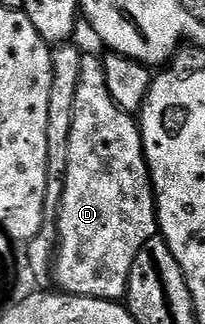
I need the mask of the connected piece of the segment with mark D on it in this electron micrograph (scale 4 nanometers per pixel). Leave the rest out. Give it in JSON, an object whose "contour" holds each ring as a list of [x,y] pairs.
{"contour":[[[89,53],[83,55],[81,61],[81,77],[77,81],[77,101],[73,101],[73,129],[69,129],[69,157],[67,158],[67,171],[63,174],[63,196],[61,201],[57,205],[57,211],[59,211],[59,243],[57,239],[57,250],[53,255],[53,276],[55,275],[54,286],[58,288],[60,292],[68,295],[84,295],[85,297],[93,297],[94,299],[109,299],[112,301],[119,301],[127,294],[127,286],[129,285],[129,273],[133,269],[133,261],[137,261],[137,253],[141,253],[141,245],[145,245],[145,241],[156,238],[159,229],[159,213],[155,210],[155,191],[151,188],[151,174],[147,172],[147,162],[143,156],[143,138],[139,136],[139,124],[128,112],[122,111],[117,105],[117,101],[113,101],[113,93],[109,93],[109,85],[105,85],[105,73],[103,69],[103,60],[97,54],[89,55]]]}

